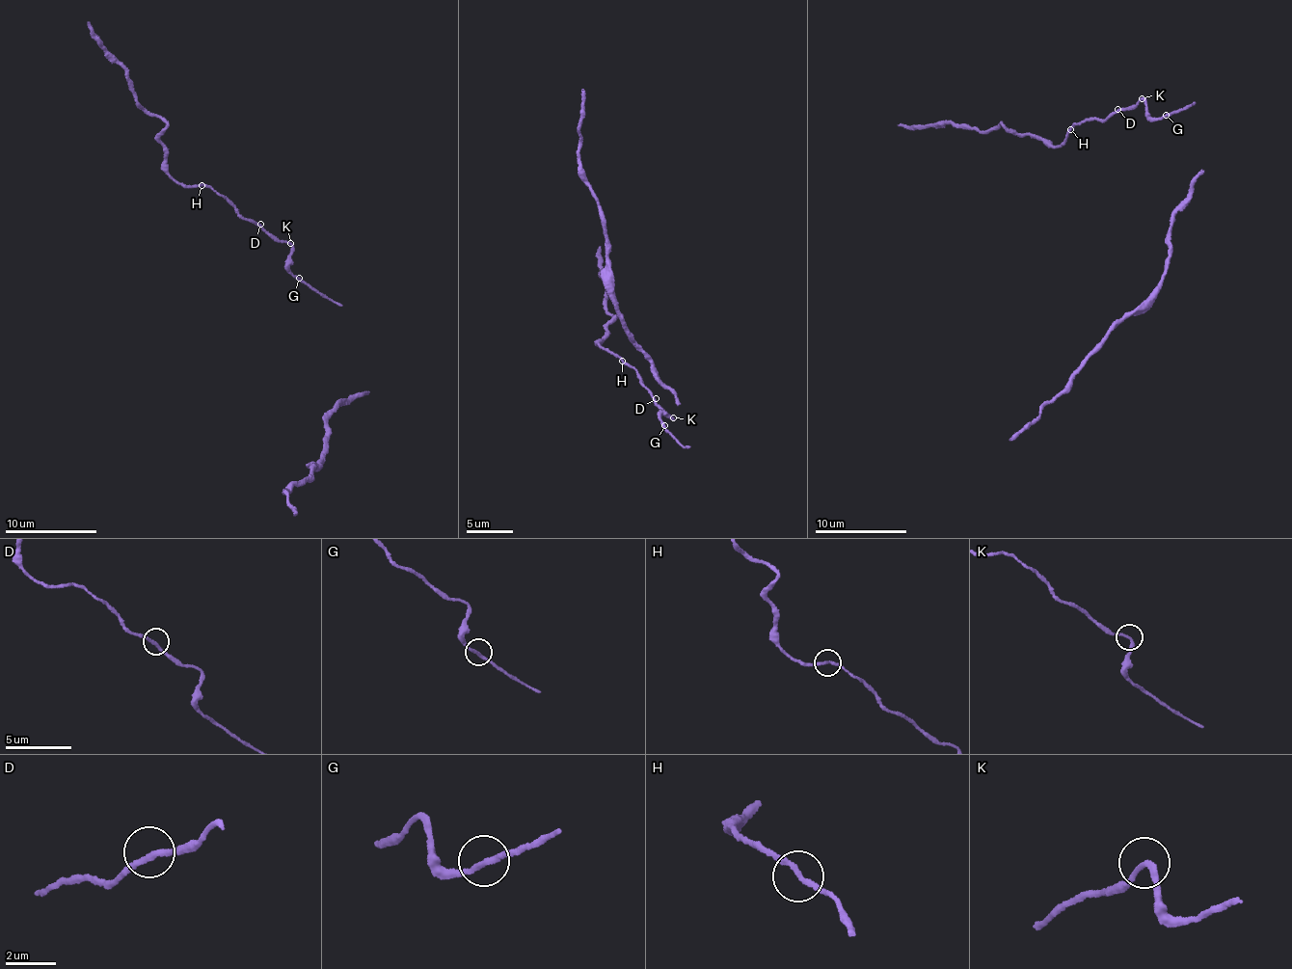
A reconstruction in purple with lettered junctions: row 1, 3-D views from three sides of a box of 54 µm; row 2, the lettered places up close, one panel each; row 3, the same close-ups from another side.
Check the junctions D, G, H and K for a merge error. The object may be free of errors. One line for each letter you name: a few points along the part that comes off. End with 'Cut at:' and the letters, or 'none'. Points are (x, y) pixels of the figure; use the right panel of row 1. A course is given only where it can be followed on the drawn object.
Cut at: none

